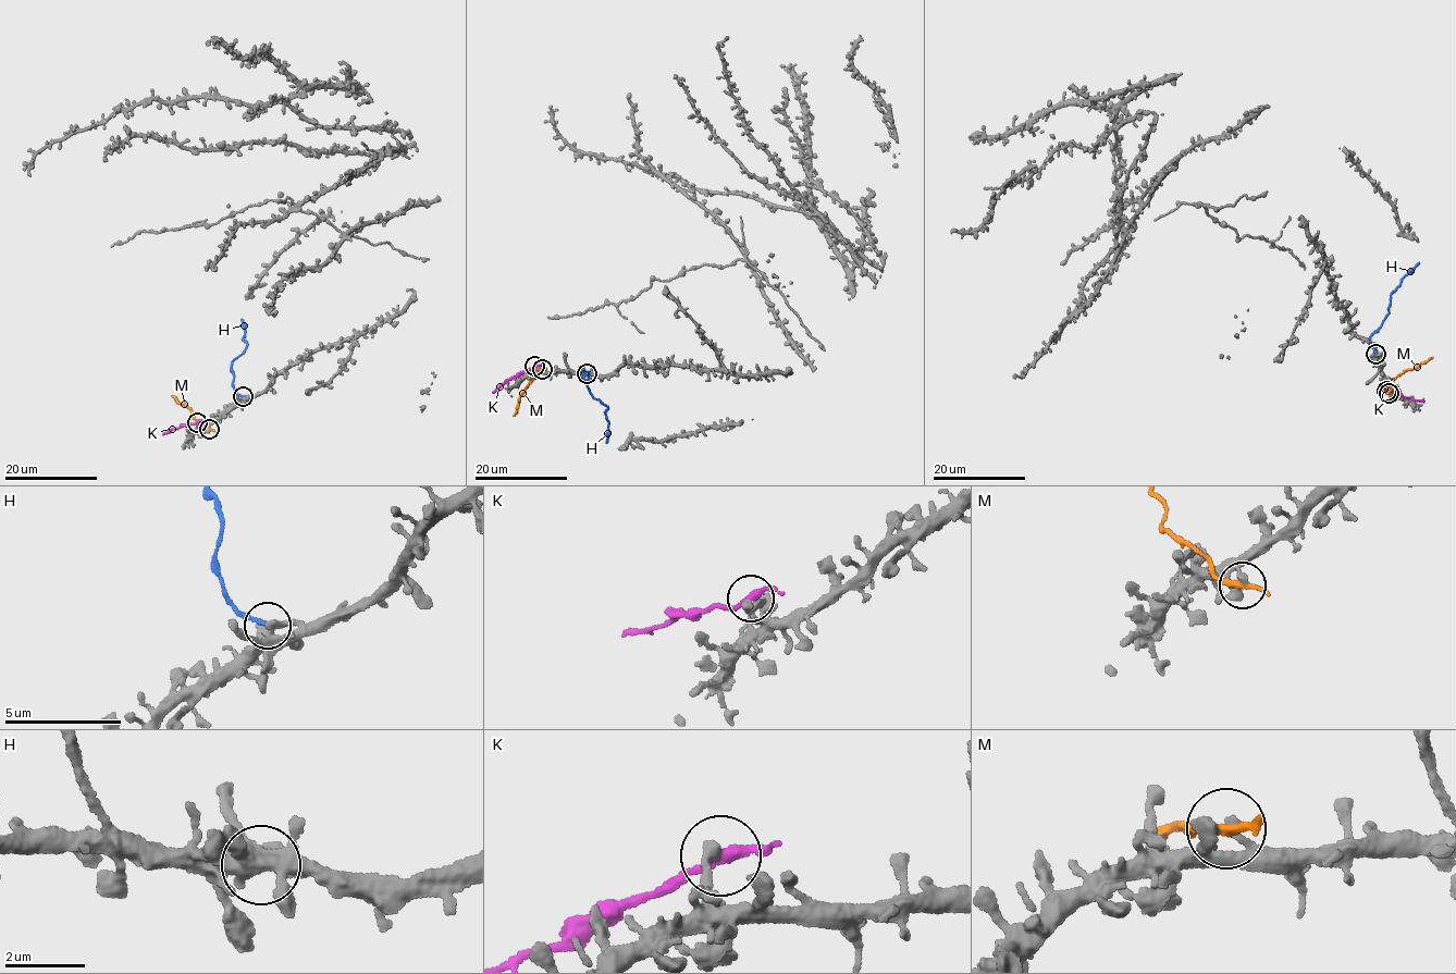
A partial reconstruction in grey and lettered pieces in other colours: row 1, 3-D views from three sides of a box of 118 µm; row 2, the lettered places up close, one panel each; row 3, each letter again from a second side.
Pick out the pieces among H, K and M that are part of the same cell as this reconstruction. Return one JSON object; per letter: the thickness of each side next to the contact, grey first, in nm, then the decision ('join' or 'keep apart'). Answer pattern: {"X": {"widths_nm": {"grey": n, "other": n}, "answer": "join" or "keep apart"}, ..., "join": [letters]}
{"H": {"widths_nm": {"grey": 400, "other": 170}, "answer": "keep apart"}, "K": {"widths_nm": {"grey": 280, "other": 240}, "answer": "keep apart"}, "M": {"widths_nm": {"grey": 220, "other": 320}, "answer": "keep apart"}, "join": []}

